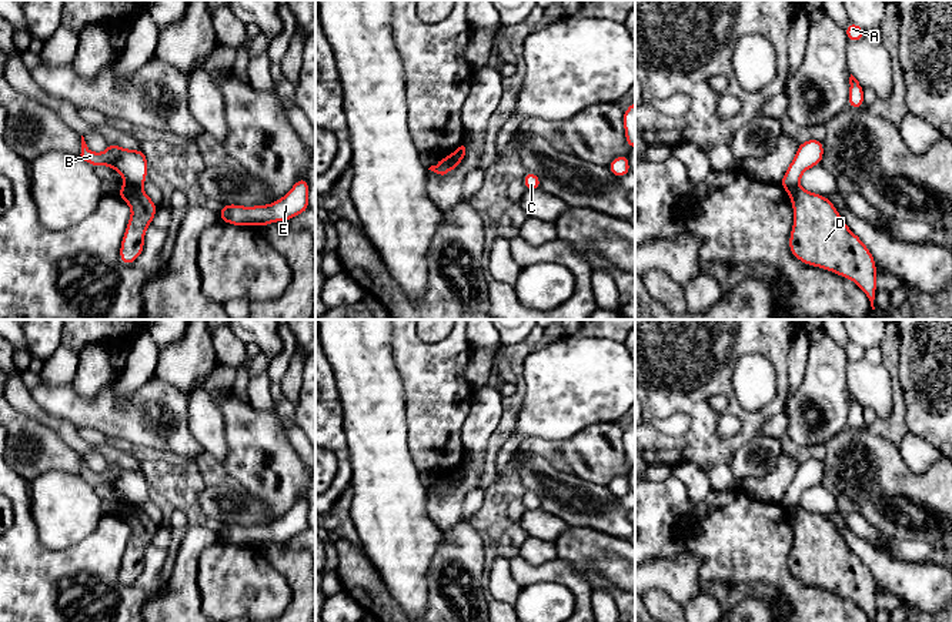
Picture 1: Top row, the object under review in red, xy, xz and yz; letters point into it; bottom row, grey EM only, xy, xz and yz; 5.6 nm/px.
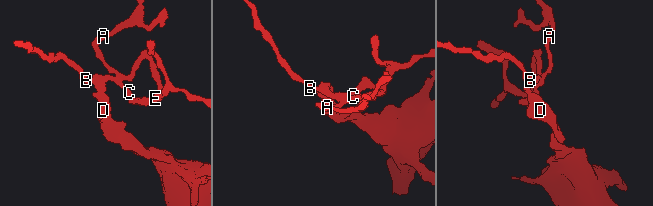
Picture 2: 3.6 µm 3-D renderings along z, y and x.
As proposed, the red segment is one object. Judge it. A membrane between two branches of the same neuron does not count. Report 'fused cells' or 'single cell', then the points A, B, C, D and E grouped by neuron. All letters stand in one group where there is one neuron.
fused cells; A B C E / D

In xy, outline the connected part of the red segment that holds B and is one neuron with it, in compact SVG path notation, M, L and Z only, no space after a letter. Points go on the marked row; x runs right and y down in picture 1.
M81 136L81 154L83 160L88 163L93 168L96 165L108 165L117 170L127 187L141 188L144 181L147 180L147 157L141 150L126 150L116 144L108 143L107 148L103 154L93 153Z

